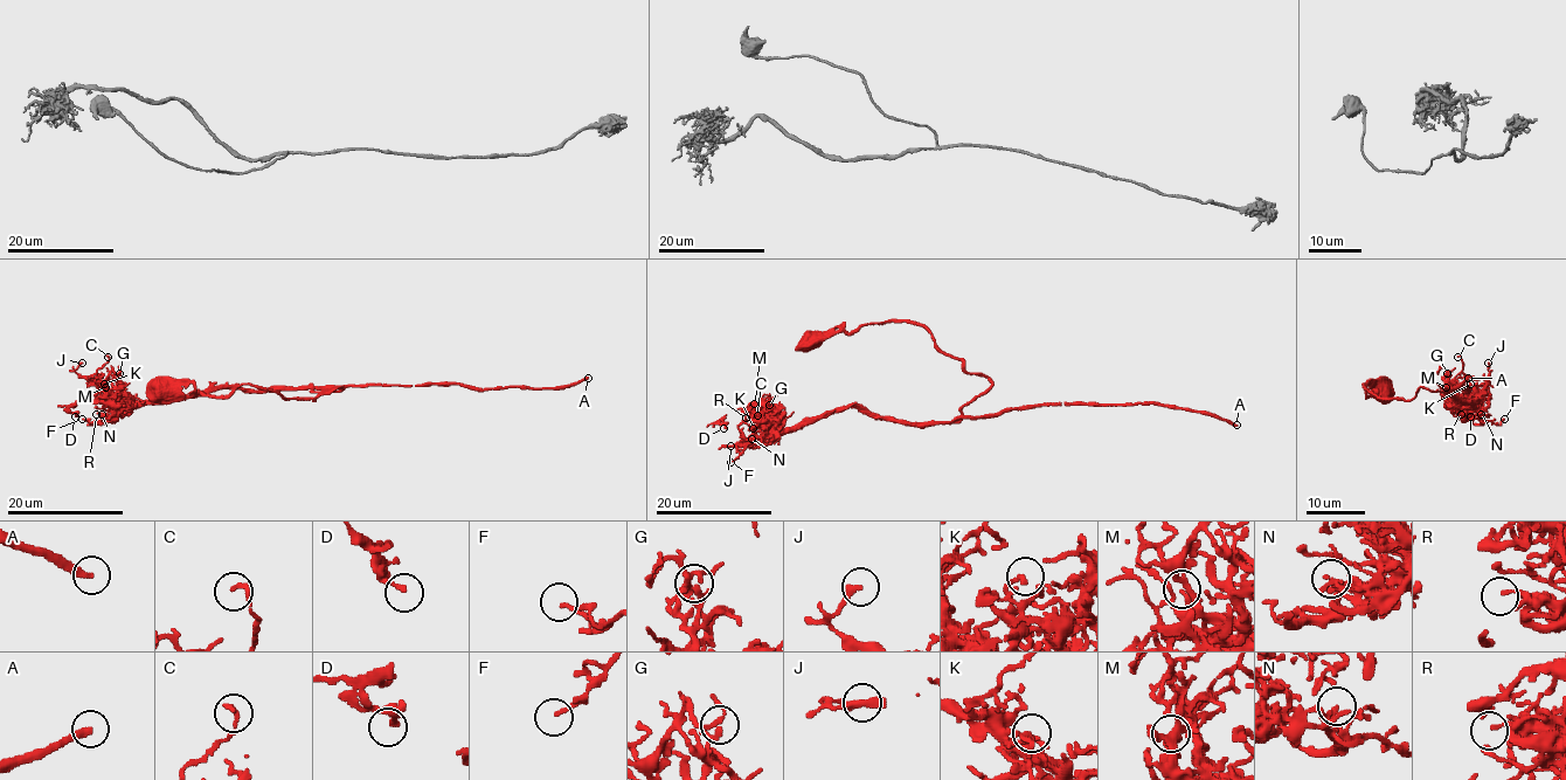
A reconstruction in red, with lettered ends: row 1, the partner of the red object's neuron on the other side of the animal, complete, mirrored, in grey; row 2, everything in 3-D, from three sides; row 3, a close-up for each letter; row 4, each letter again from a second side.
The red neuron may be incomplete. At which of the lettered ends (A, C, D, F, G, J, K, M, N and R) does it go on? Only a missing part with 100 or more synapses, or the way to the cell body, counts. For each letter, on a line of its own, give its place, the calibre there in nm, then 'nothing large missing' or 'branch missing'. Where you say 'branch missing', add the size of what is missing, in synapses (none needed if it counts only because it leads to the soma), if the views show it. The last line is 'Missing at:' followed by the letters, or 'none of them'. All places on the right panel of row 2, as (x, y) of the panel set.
A: place (1468, 378); calibre 300 nm; branch missing; 140 synapses
C: place (1457, 357); calibre 200 nm; nothing large missing
D: place (1470, 416); calibre 200 nm; nothing large missing
F: place (1504, 419); calibre 150 nm; nothing large missing
G: place (1447, 373); calibre 190 nm; nothing large missing
J: place (1488, 363); calibre 220 nm; nothing large missing
K: place (1470, 384); calibre 200 nm; nothing large missing
M: place (1446, 387); calibre 180 nm; nothing large missing
N: place (1481, 414); calibre 200 nm; nothing large missing
R: place (1461, 414); calibre 140 nm; nothing large missing
Missing at: A

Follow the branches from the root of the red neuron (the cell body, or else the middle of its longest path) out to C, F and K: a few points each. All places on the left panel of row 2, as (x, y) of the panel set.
C: (164, 392), (224, 397), (255, 385), (313, 401), (341, 387), (210, 387), (125, 407), (96, 375), (108, 357)
F: (164, 392), (224, 397), (255, 385), (313, 401), (341, 387), (210, 387), (123, 408), (106, 421), (82, 419)
K: (164, 392), (224, 397), (255, 385), (313, 401), (341, 387), (210, 387), (133, 401), (108, 397), (104, 384)

